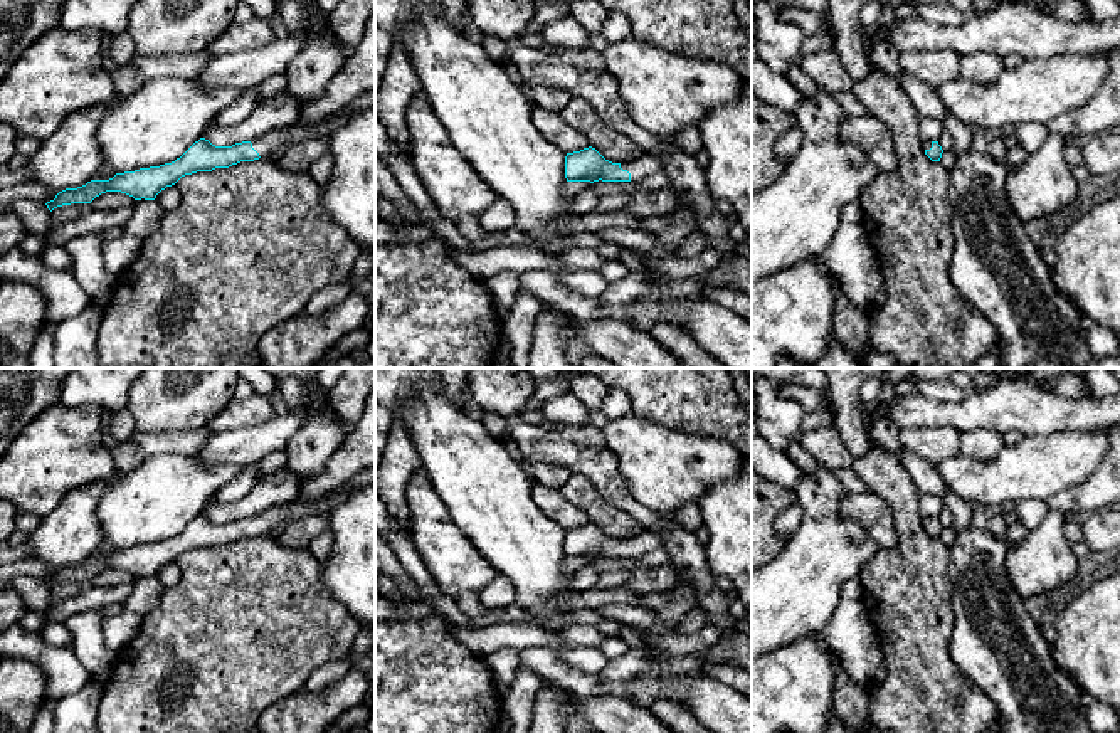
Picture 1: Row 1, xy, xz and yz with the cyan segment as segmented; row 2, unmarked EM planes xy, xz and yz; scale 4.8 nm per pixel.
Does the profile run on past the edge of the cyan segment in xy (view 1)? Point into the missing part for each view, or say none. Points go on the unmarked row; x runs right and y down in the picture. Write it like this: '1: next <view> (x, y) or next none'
1: next xy (264, 522)

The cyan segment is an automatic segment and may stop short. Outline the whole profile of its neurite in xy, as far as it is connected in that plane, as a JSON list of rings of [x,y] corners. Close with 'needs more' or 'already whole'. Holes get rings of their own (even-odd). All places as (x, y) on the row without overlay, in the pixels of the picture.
[[[343,486],[328,491],[311,503],[296,499],[288,504],[272,506],[252,518],[242,518],[232,523],[215,523],[209,516],[200,514],[172,540],[116,550],[109,556],[91,556],[82,563],[66,565],[45,582],[52,588],[62,582],[91,580],[96,573],[106,568],[121,568],[135,577],[155,577],[161,567],[175,562],[185,551],[229,545],[240,538],[267,535],[279,523],[291,523],[304,516],[328,516],[338,503],[348,499],[355,491],[358,491],[357,486]]]; needs more

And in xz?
[[[589,523],[565,533],[567,558],[637,558],[658,548],[663,548],[663,538],[649,531],[631,540],[612,540]]]; needs more

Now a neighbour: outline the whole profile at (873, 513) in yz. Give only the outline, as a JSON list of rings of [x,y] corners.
[[[871,493],[846,496],[843,516],[859,523],[881,548],[893,548],[898,541],[890,506]]]

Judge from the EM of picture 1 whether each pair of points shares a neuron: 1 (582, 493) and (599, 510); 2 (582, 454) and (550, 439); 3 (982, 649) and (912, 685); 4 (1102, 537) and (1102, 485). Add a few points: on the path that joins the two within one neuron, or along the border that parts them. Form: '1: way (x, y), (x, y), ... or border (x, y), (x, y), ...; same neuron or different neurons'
1: way (586, 496), (596, 506); same neuron
2: way (574, 446), (559, 446); same neuron
3: border (956, 622), (950, 632), (950, 658), (982, 691); different neurons
4: border (1102, 508), (1090, 513); different neurons

